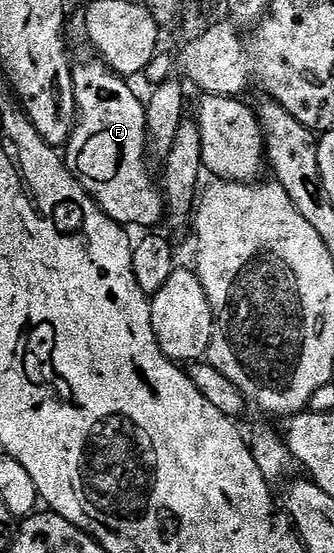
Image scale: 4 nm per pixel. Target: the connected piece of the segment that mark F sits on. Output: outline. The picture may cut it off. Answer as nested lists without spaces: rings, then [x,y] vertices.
[[[95,61],[96,63],[80,63],[75,64],[72,67],[72,96],[75,99],[76,106],[76,117],[74,120],[75,126],[73,126],[72,133],[68,137],[68,141],[66,146],[62,151],[62,158],[64,161],[65,167],[67,167],[68,171],[71,175],[76,178],[78,181],[78,185],[80,188],[84,190],[85,193],[92,200],[95,201],[97,207],[100,210],[106,212],[108,216],[110,216],[113,221],[118,224],[123,225],[125,228],[133,229],[132,227],[144,227],[140,229],[152,229],[156,222],[160,219],[160,211],[162,212],[162,191],[159,186],[156,187],[152,184],[152,175],[148,172],[148,163],[144,160],[144,154],[149,154],[150,151],[150,141],[148,138],[148,126],[146,125],[146,113],[144,112],[146,103],[143,98],[139,99],[138,96],[132,92],[132,87],[127,78],[123,75],[118,75],[116,72],[111,71],[108,68],[108,64],[103,61]]]

